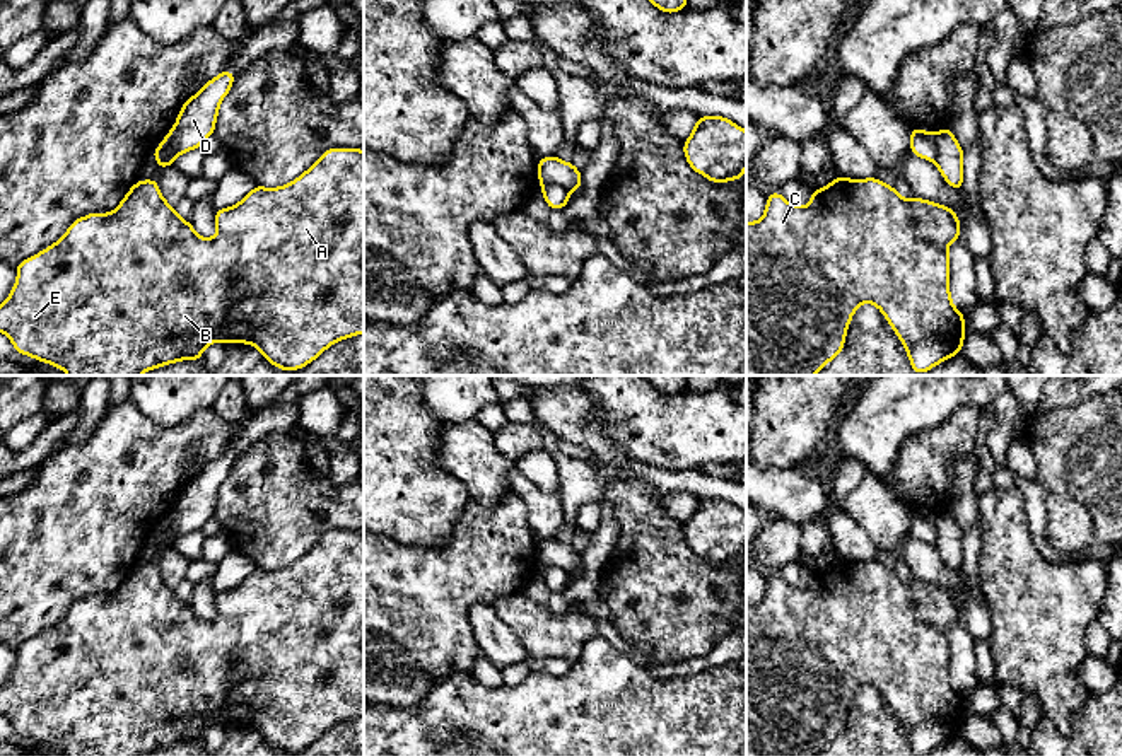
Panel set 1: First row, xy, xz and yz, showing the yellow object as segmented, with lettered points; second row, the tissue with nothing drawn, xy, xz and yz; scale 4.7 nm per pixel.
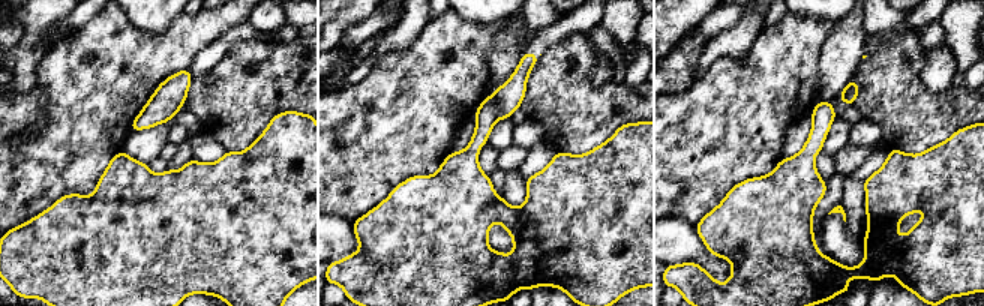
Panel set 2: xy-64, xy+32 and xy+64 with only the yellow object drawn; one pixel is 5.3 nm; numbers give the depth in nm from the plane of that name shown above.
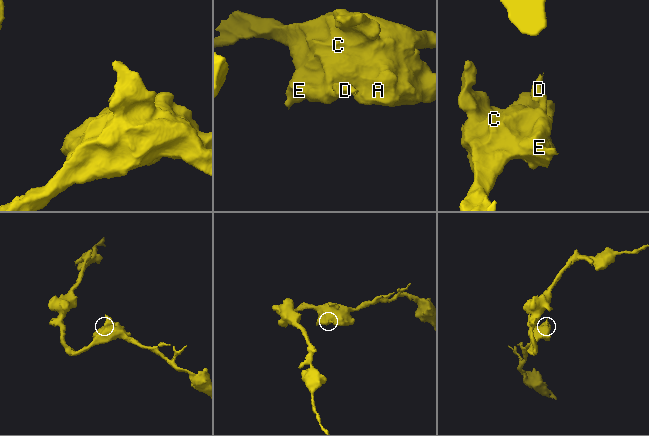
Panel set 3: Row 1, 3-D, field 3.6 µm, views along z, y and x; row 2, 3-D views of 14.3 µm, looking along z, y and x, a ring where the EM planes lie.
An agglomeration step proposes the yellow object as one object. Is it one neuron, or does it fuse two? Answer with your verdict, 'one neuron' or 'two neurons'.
two neurons

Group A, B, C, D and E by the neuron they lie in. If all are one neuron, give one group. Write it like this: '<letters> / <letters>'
A B C E / D

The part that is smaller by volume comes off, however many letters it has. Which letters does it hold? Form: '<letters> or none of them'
D

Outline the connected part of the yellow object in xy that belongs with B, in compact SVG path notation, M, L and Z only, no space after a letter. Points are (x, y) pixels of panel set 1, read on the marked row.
M328 148L297 179L280 188L254 186L237 205L215 210L217 234L200 237L191 222L183 220L157 186L155 179L137 181L111 213L89 213L73 220L65 236L15 266L17 280L5 302L0 304L0 333L7 334L14 350L51 363L68 375L142 375L147 370L179 360L200 360L210 343L248 343L282 370L301 370L333 343L364 333L364 150Z

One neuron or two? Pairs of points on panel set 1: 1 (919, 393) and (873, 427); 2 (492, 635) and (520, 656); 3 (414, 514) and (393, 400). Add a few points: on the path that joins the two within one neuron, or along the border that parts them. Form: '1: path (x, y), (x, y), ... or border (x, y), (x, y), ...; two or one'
1: path (907, 398), (885, 415); one
2: path (499, 642), (513, 652); one
3: path (395, 485), (393, 429); one

